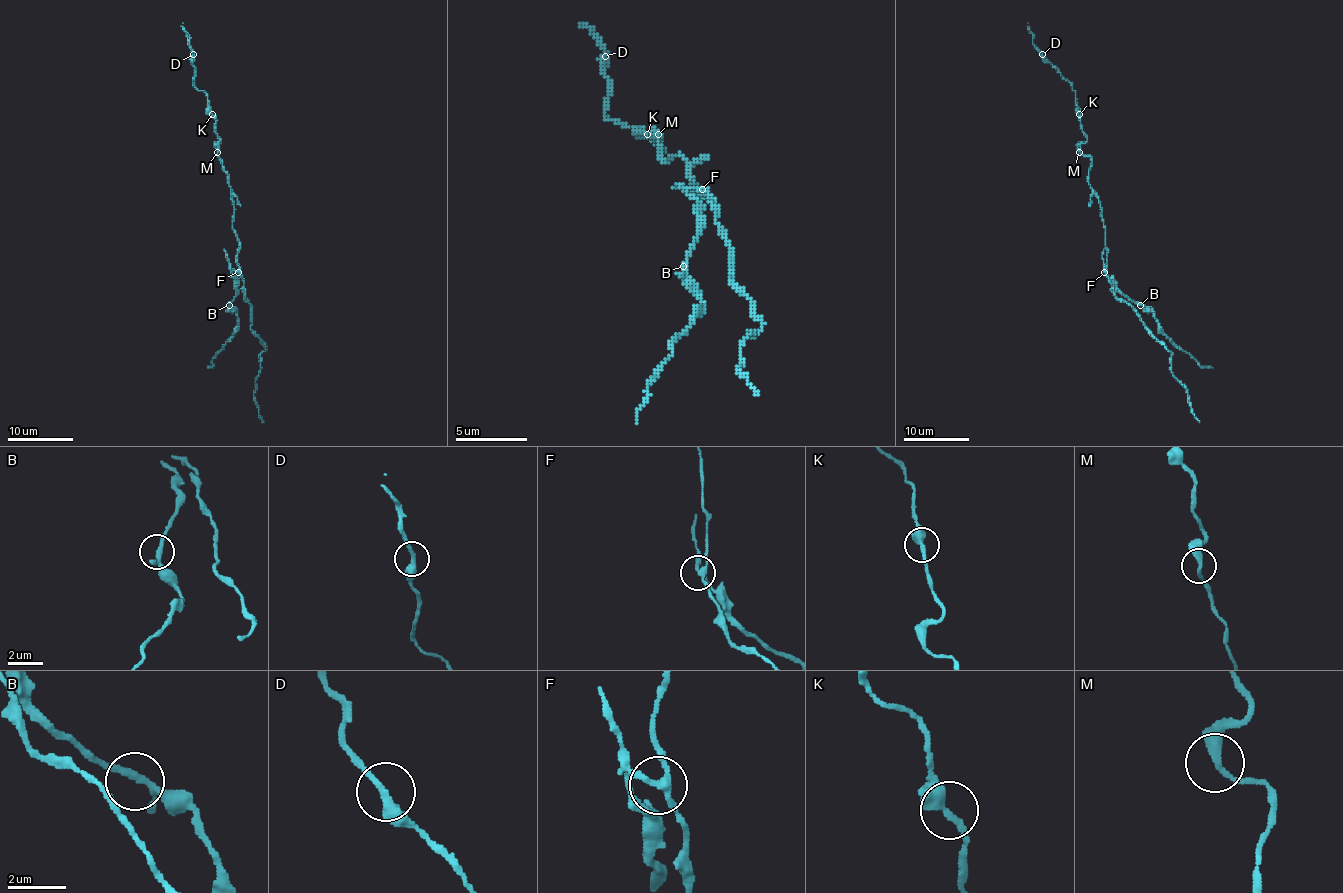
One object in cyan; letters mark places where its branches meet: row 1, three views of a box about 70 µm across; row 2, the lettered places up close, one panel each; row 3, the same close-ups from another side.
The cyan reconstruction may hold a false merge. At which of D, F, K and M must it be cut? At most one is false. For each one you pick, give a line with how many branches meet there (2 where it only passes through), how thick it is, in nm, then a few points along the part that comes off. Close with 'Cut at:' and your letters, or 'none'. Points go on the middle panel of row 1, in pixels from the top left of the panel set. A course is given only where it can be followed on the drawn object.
F: Branches: 3. Thickness 220 nm. Course of the part to remove: (701, 188), (687, 191), (697, 202), (687, 270), (701, 295), (701, 313), (672, 345), (637, 423)
Cut at: F

